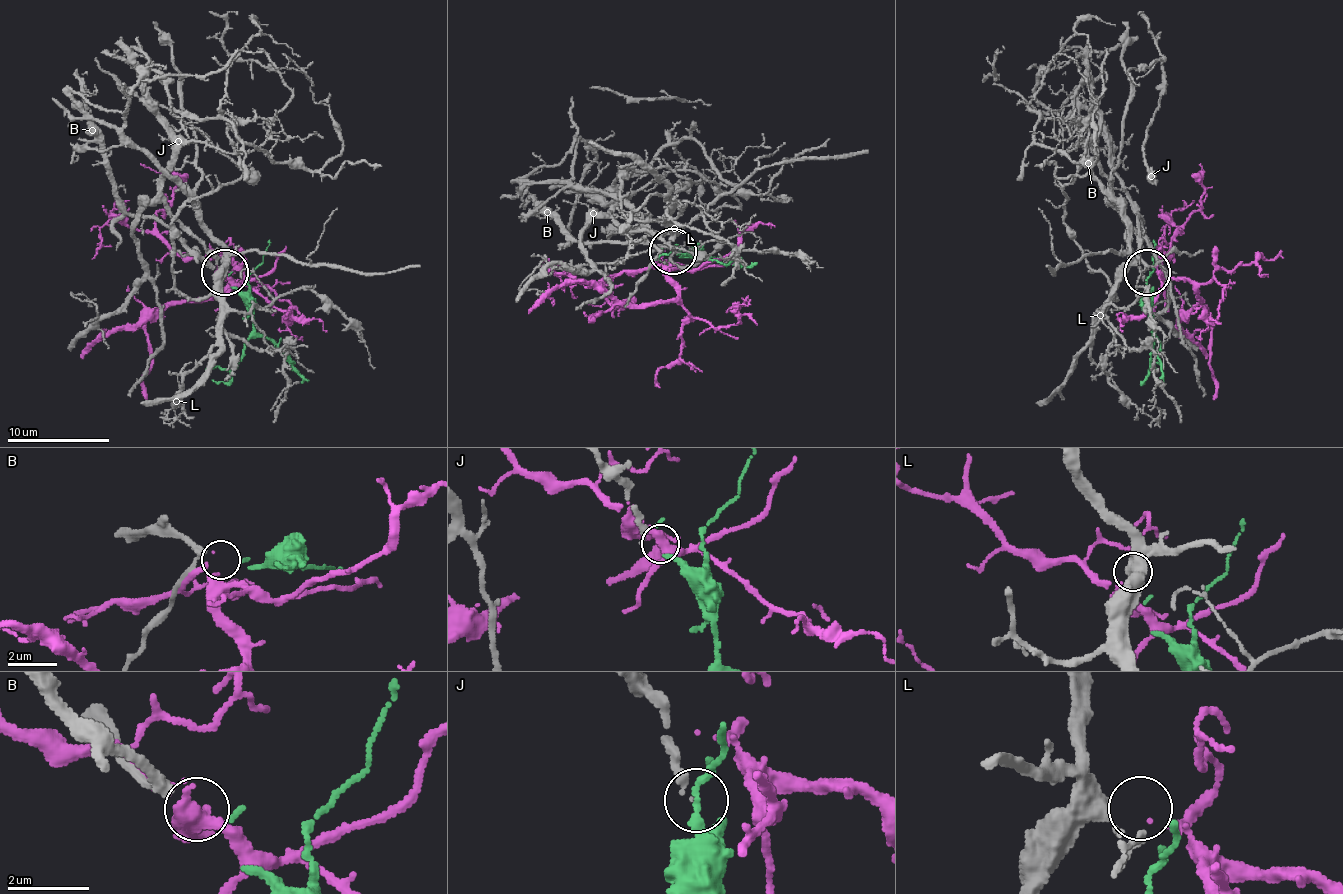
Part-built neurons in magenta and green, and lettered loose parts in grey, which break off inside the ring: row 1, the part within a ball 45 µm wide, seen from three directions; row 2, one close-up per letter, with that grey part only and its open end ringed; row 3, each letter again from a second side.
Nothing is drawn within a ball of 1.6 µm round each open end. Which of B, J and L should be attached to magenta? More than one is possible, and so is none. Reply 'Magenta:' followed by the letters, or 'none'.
Magenta: L

